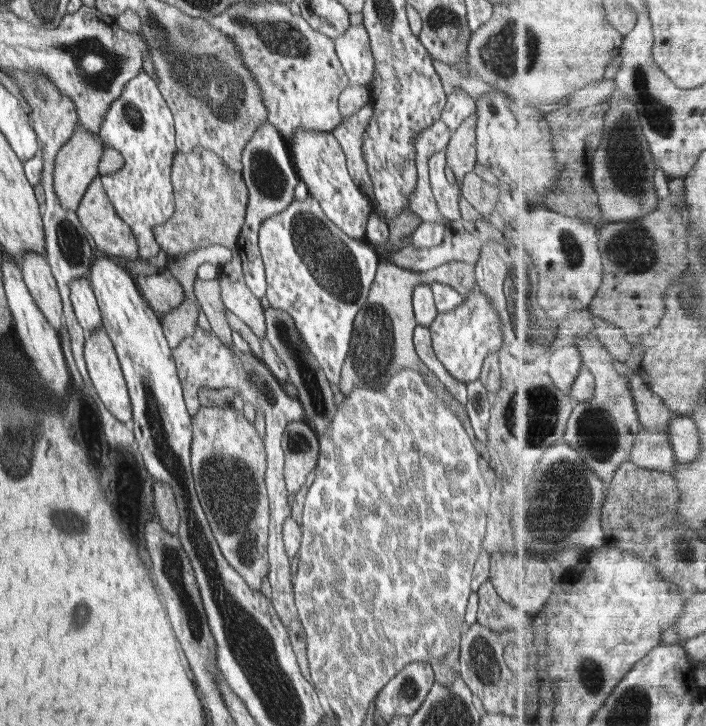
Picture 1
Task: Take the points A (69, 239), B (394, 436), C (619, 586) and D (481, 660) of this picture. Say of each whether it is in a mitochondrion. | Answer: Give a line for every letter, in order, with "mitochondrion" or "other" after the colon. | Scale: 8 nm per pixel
A: mitochondrion
B: other
C: other
D: mitochondrion

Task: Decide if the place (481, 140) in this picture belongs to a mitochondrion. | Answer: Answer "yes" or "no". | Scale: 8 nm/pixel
no

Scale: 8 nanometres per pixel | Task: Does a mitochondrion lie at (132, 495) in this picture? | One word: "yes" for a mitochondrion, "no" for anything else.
yes

